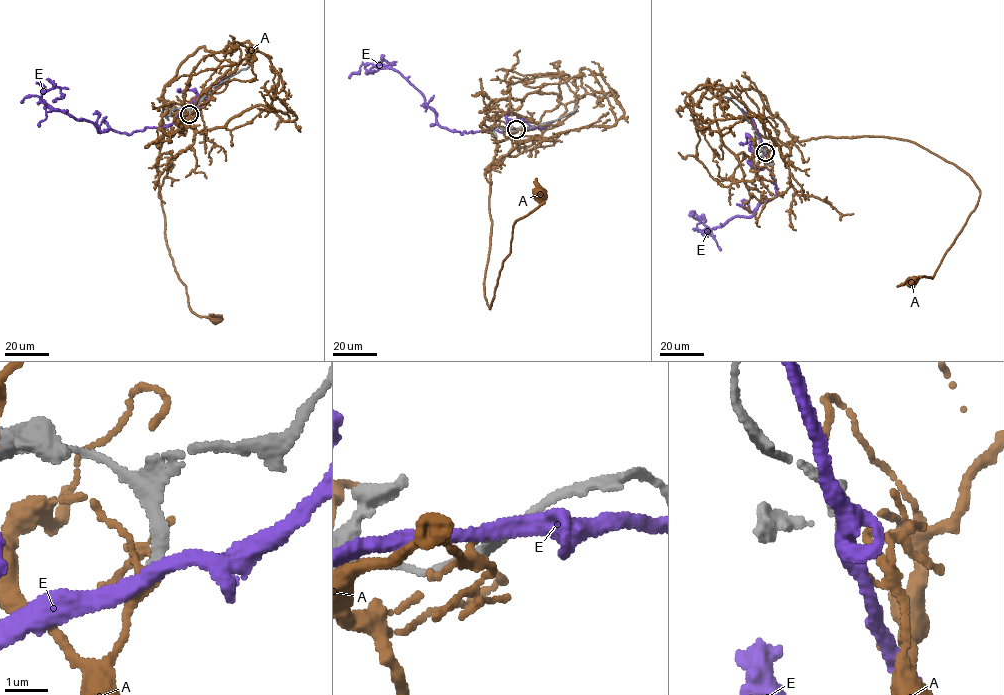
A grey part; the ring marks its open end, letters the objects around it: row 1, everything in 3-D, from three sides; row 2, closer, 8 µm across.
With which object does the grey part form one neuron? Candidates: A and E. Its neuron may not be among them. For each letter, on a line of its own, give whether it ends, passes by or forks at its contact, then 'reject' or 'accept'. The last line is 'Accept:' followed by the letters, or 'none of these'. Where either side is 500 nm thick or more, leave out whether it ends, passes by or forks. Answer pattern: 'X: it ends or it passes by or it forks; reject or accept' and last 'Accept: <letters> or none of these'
A: it passes by; reject
E: it passes by; reject
Accept: none of these

